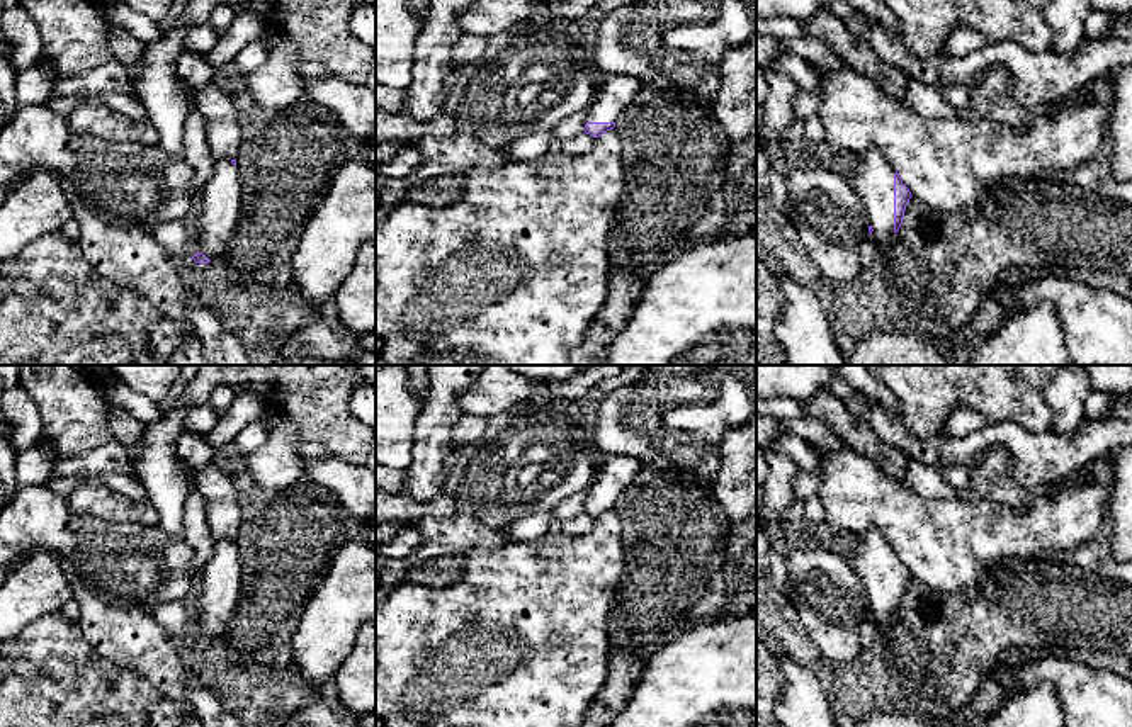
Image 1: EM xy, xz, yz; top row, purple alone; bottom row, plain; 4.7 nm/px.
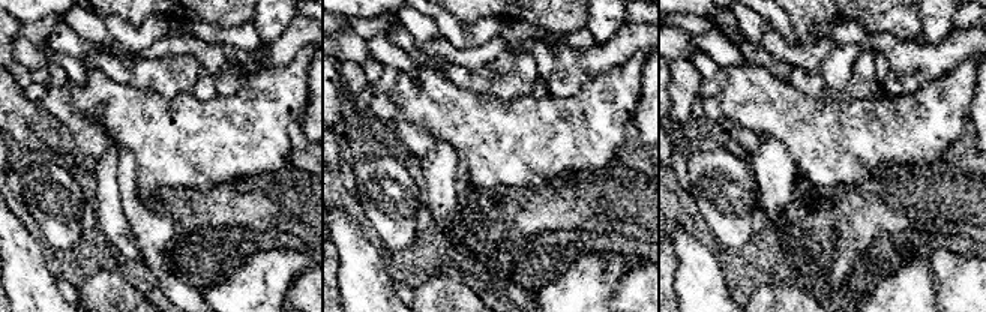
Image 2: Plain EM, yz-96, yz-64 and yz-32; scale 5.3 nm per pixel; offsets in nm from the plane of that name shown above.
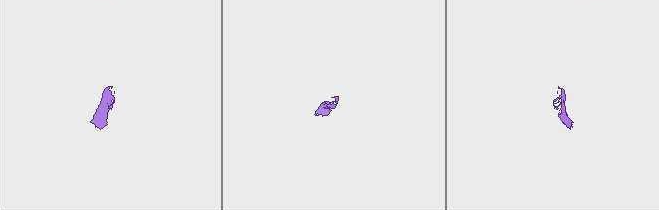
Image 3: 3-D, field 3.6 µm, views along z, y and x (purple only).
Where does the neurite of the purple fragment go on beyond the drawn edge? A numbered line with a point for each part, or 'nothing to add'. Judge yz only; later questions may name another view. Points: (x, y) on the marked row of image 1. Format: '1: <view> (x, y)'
1: yz (872, 177)

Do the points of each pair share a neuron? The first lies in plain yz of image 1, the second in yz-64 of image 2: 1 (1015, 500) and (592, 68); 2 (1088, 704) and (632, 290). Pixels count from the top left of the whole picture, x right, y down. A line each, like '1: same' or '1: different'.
1: different
2: same

